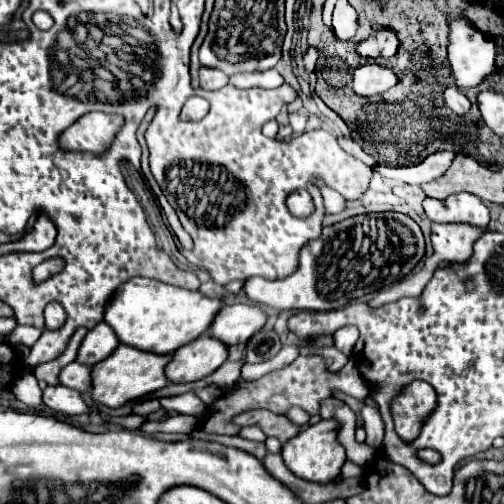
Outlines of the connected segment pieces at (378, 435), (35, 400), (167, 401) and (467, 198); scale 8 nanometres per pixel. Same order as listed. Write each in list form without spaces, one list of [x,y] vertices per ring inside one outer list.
[[[364,401],[364,408],[360,415],[364,421],[364,429],[366,429],[366,445],[378,449],[384,439],[384,423],[380,419],[380,411],[376,411],[374,403]]]
[[[20,375],[14,381],[14,385],[12,385],[10,391],[16,395],[18,401],[26,403],[32,409],[36,409],[36,407],[42,405],[42,389],[38,387],[38,381],[36,381],[34,375]]]
[[[192,392],[159,399],[162,408],[173,410],[185,415],[199,415],[204,409],[205,404]]]
[[[456,193],[444,201],[426,197],[424,211],[434,223],[468,223],[482,229],[490,223],[488,207],[478,197],[468,193]]]

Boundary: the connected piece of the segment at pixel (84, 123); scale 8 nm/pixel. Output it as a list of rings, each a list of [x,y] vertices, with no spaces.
[[[88,113],[80,117],[64,135],[60,135],[60,145],[70,151],[104,153],[120,131],[122,123],[124,119],[118,115]]]

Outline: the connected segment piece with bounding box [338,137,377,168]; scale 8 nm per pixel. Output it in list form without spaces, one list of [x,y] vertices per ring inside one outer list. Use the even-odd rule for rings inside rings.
[[[338,137],[338,143],[340,143],[340,147],[346,151],[346,153],[350,153],[350,155],[356,155],[359,160],[368,165],[370,168],[376,166],[377,162],[371,155],[367,154],[352,137]]]

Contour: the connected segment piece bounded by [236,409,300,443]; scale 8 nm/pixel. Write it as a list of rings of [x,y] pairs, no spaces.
[[[260,409],[248,411],[248,415],[240,415],[240,419],[236,419],[236,425],[240,425],[240,427],[258,425],[266,433],[266,437],[276,437],[282,443],[296,437],[300,431],[300,427],[290,423],[286,417],[270,413],[270,411],[260,411]]]

